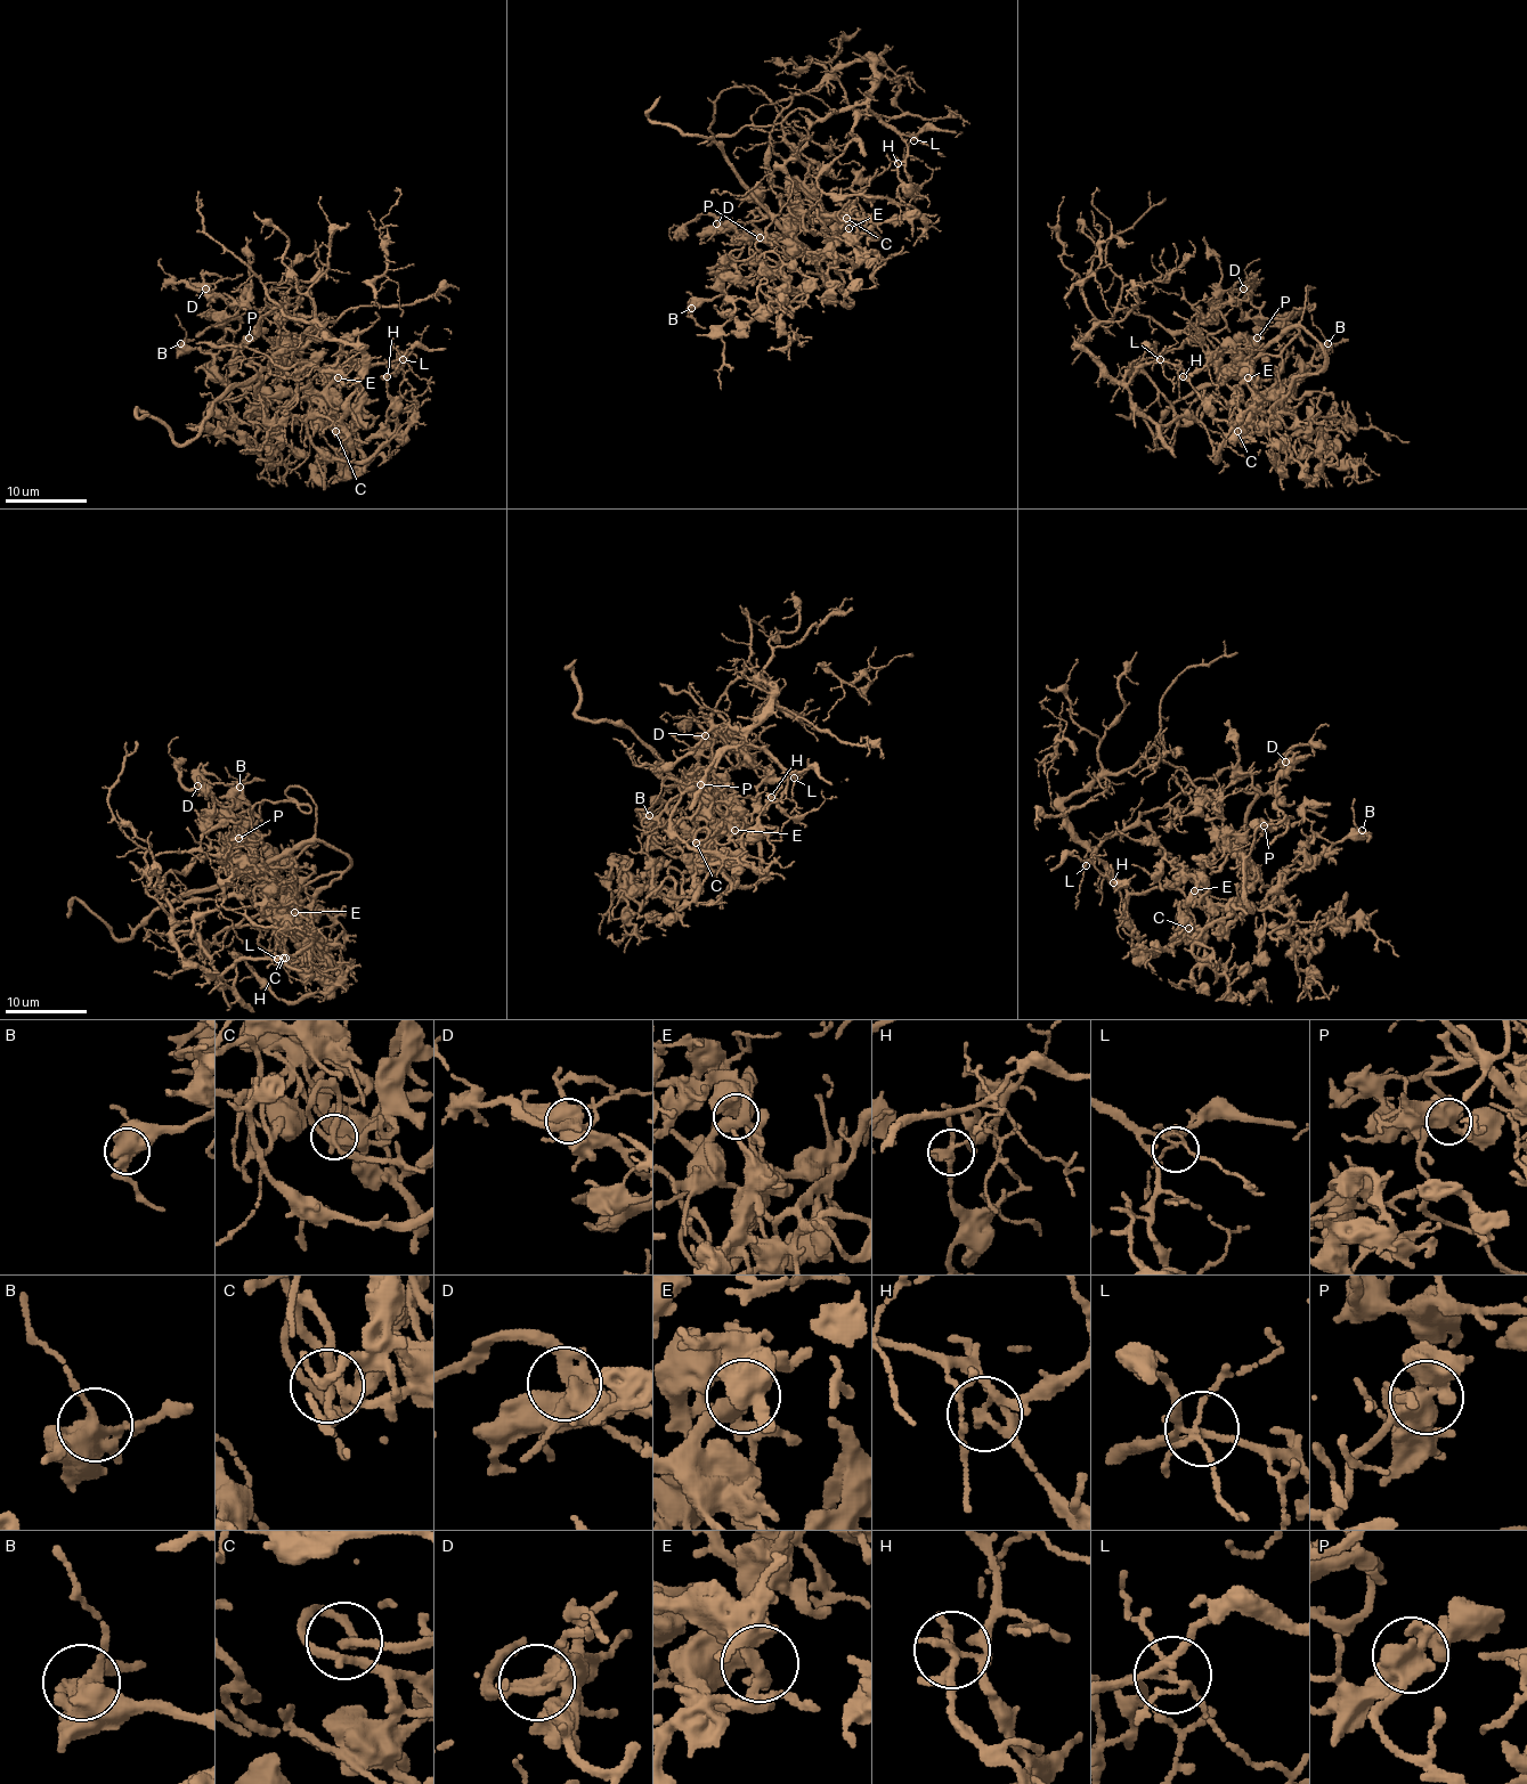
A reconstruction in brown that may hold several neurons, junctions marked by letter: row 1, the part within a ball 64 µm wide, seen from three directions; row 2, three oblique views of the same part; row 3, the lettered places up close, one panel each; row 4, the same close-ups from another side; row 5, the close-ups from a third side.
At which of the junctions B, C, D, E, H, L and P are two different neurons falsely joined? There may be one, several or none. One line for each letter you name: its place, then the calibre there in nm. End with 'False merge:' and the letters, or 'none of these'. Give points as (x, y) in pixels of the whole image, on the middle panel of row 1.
H: place (898, 163); calibre 180 nm
False merge: H

